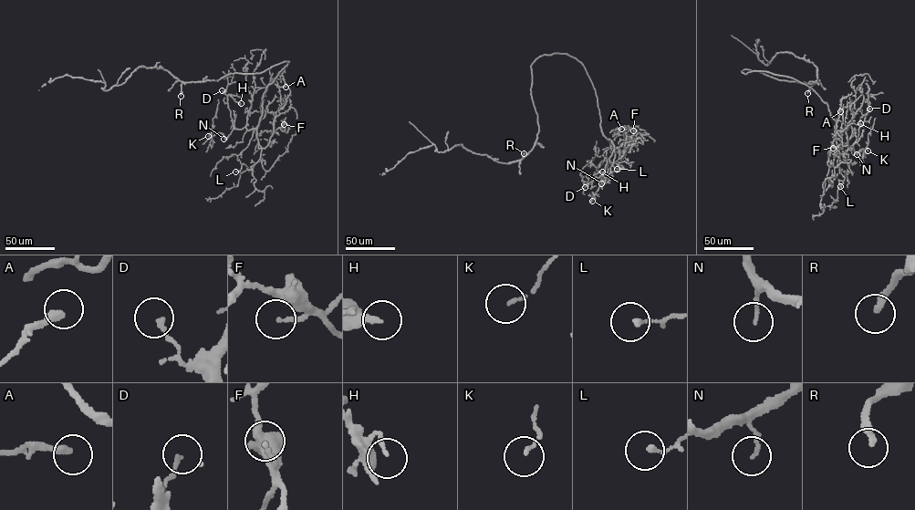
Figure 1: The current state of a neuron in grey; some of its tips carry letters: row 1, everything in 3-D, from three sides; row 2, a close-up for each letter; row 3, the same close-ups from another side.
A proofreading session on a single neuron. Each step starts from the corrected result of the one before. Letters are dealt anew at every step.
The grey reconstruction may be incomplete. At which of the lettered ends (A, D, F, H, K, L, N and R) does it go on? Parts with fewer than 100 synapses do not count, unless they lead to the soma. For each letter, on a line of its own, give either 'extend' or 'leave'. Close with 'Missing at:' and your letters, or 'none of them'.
A: leave
D: leave
F: leave
H: leave
K: leave
L: leave
N: leave
R: leave
Missing at: none of them

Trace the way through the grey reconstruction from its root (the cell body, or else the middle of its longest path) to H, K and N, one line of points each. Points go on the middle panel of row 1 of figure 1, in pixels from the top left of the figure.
H: (541, 57), (567, 54), (585, 69), (595, 90), (602, 131), (615, 146), (604, 171), (590, 182), (602, 171)
K: (541, 57), (558, 53), (575, 57), (584, 67), (595, 90), (602, 131), (615, 146), (592, 201)
N: (541, 57), (558, 53), (575, 57), (592, 83), (602, 131), (615, 146), (605, 165), (601, 183)

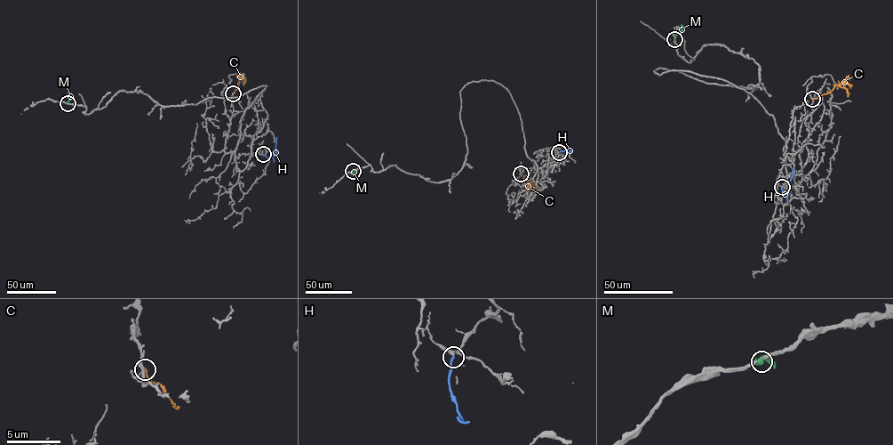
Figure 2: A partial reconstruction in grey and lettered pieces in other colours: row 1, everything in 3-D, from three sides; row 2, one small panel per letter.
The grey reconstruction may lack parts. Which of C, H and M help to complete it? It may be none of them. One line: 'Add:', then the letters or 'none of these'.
Add: none of these

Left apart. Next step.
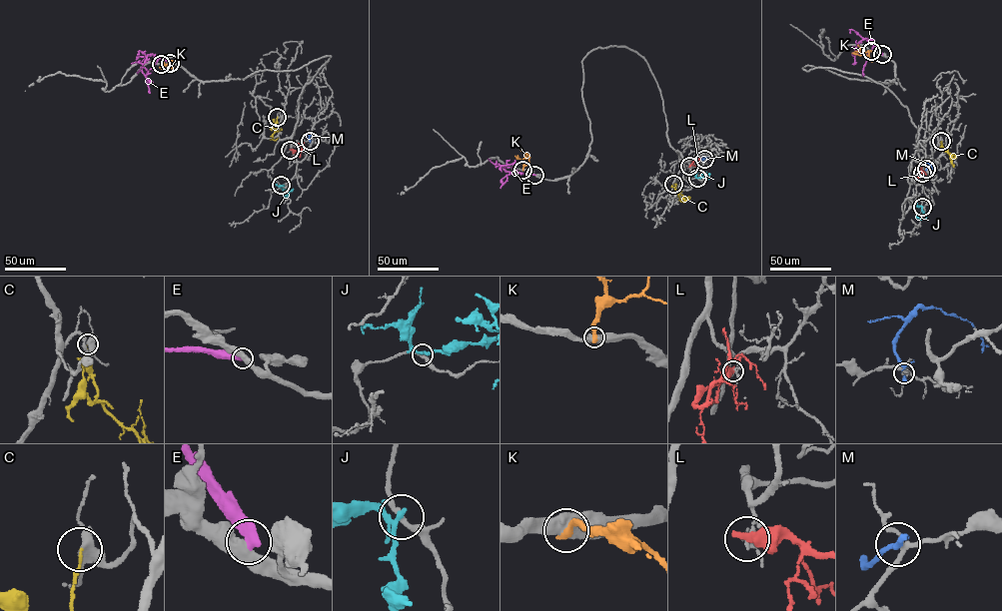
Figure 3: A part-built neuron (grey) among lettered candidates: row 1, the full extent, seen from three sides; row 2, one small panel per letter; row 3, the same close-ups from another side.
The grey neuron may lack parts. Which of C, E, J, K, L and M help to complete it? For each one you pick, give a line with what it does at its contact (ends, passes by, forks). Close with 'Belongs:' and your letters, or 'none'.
Belongs: none

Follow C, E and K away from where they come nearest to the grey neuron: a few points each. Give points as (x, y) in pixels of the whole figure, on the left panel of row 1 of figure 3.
C: (277, 117), (273, 138), (278, 138)
E: (170, 63), (152, 54), (147, 56), (142, 72), (153, 82)
K: (161, 64), (173, 67), (168, 68)

